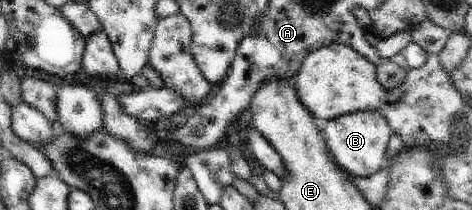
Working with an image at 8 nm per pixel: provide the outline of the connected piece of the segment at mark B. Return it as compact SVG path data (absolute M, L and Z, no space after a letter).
M359 111L326 121L323 137L330 154L341 168L353 177L367 178L383 168L392 133L381 111Z

